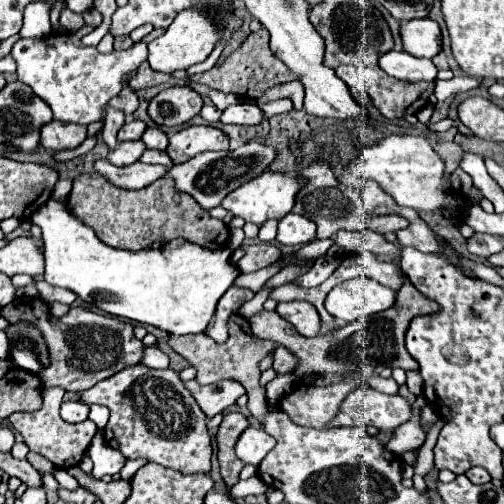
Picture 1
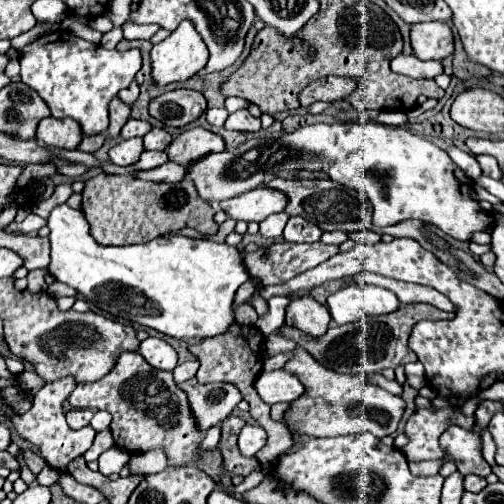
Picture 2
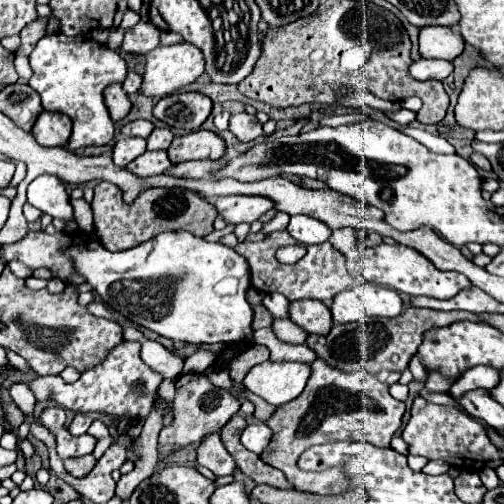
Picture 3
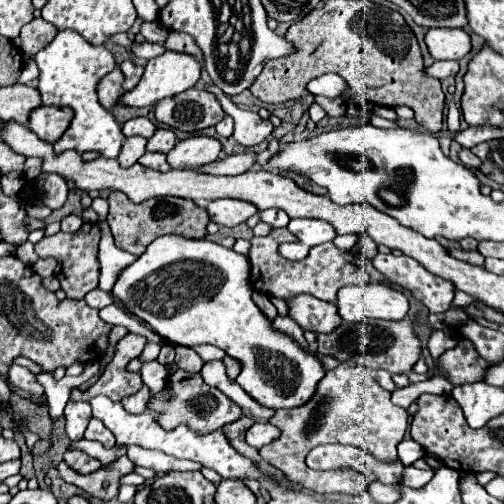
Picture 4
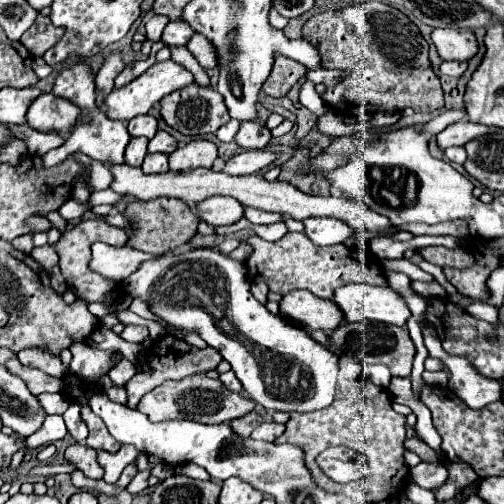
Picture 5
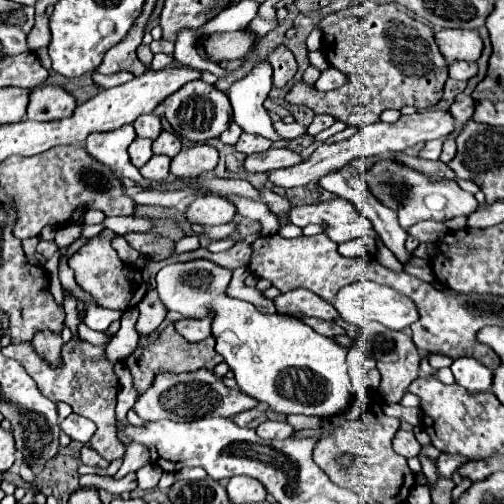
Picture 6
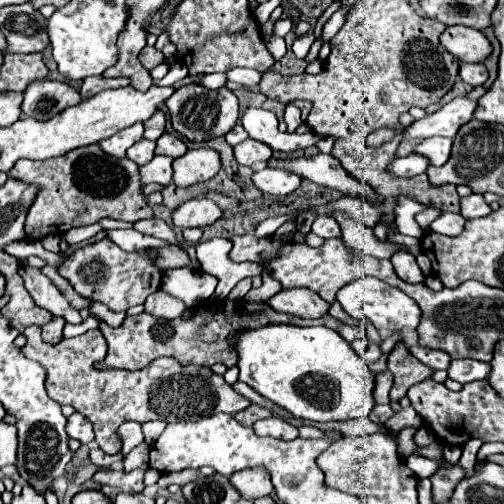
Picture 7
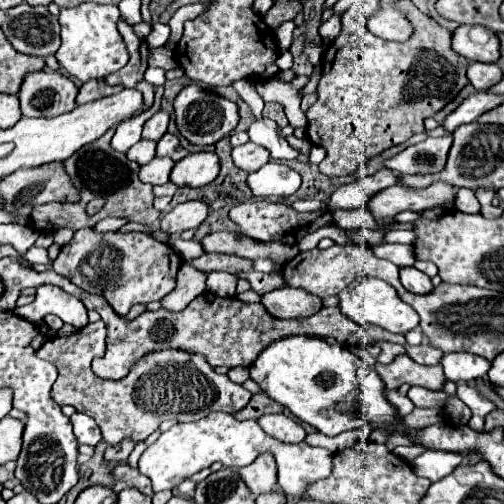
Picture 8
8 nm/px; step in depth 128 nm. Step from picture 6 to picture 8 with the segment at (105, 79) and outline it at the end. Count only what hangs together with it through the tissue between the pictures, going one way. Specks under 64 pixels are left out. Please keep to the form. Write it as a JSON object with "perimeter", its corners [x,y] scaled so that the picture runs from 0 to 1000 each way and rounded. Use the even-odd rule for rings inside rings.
{"perimeter":[[[179,159],[159,171],[159,183],[151,190],[151,206],[171,206],[183,198],[198,198],[222,187],[234,187],[246,171],[214,171],[206,159]]]}

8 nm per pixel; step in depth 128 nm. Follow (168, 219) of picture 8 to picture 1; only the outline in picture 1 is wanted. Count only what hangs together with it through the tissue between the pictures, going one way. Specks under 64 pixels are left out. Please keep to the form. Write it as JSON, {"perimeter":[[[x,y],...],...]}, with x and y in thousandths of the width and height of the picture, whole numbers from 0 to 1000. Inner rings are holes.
{"perimeter":[[[520,341],[508,357],[496,357],[492,365],[468,373],[468,381],[456,381],[444,397],[440,397],[440,413],[448,413],[456,425],[484,433],[488,440],[504,440],[504,444],[524,444],[536,433],[563,433],[567,425],[575,425],[579,409],[583,409],[583,389],[587,381],[603,369],[603,357],[595,357],[591,349],[575,349],[575,345],[560,345],[560,341]]]}

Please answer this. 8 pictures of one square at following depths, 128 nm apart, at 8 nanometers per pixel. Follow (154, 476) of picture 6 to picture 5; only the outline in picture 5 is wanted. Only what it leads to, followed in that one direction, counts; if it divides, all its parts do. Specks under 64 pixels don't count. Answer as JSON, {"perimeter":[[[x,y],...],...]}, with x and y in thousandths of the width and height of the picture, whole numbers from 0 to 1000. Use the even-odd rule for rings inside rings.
{"perimeter":[[[278,933],[270,944],[266,944],[266,952],[254,960],[254,976],[258,980],[274,980],[274,976],[282,976],[282,972],[290,972],[294,968],[294,948],[298,948],[298,933]]]}

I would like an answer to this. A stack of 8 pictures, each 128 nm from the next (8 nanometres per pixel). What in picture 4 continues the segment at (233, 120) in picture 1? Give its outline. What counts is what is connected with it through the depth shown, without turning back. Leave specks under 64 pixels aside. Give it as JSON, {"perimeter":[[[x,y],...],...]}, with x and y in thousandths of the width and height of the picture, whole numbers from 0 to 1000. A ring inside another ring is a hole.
{"perimeter":[[[405,167],[409,179],[417,179],[425,190],[433,190],[444,222],[452,230],[460,230],[464,238],[464,274],[480,286],[480,290],[508,290],[516,286],[520,278],[528,278],[544,250],[536,238],[520,238],[508,222],[496,222],[496,218],[480,218],[476,210],[468,210],[448,187],[437,183],[437,175],[429,167]]]}

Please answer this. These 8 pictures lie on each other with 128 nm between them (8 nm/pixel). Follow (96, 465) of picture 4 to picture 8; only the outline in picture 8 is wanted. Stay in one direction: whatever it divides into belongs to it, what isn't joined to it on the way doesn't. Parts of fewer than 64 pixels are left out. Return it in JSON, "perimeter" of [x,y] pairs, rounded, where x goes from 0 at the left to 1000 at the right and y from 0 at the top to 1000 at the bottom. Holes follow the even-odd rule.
{"perimeter":[[[242,873],[234,885],[214,885],[214,893],[210,893],[210,913],[250,917],[266,885],[270,885],[266,873]]]}

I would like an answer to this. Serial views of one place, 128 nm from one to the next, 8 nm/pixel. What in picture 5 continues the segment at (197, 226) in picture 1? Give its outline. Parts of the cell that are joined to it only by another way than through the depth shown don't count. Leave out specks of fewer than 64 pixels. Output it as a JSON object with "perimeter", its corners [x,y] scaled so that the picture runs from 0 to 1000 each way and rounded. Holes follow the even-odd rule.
{"perimeter":[[[310,393],[302,401],[262,401],[250,417],[254,437],[266,448],[254,488],[266,488],[294,504],[329,504],[369,484],[389,464],[389,425],[353,393]]]}

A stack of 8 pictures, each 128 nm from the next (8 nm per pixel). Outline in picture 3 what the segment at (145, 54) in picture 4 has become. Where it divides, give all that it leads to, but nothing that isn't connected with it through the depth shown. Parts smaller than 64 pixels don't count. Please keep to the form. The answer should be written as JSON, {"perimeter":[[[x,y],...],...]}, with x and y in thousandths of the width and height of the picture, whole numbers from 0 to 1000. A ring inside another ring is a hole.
{"perimeter":[[[282,36],[262,60],[250,60],[242,99],[258,107],[294,107],[317,87],[317,60],[290,36]]]}

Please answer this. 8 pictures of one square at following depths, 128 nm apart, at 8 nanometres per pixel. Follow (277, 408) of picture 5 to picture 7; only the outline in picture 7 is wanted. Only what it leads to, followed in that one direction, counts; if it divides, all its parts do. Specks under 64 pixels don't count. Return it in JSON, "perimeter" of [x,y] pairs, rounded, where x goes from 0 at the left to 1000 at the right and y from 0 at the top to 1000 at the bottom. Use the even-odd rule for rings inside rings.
{"perimeter":[[[349,532],[325,540],[321,575],[357,591],[373,611],[421,587],[429,552],[409,540],[385,540],[381,532]],[[536,643],[532,651],[476,659],[468,667],[472,694],[472,730],[476,754],[500,766],[512,782],[536,798],[567,810],[579,825],[615,837],[663,837],[663,833],[702,833],[726,829],[742,810],[742,742],[730,722],[710,706],[698,687],[675,671],[671,659],[659,659],[643,647],[595,651],[575,643]]]}

